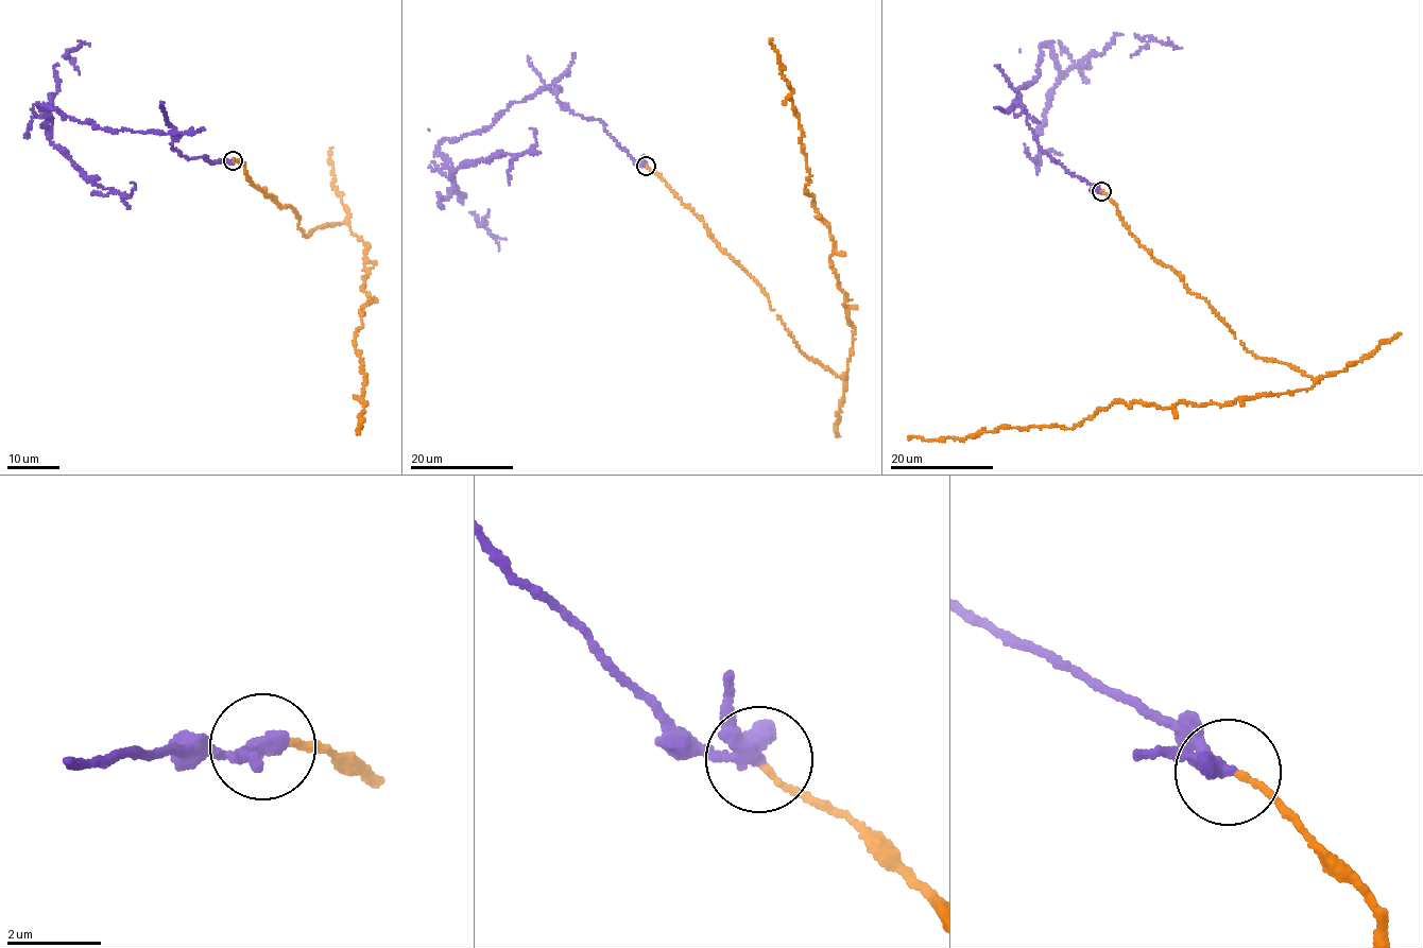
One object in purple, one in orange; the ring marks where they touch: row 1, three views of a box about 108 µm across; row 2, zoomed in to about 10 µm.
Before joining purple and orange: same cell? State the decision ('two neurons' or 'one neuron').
two neurons

